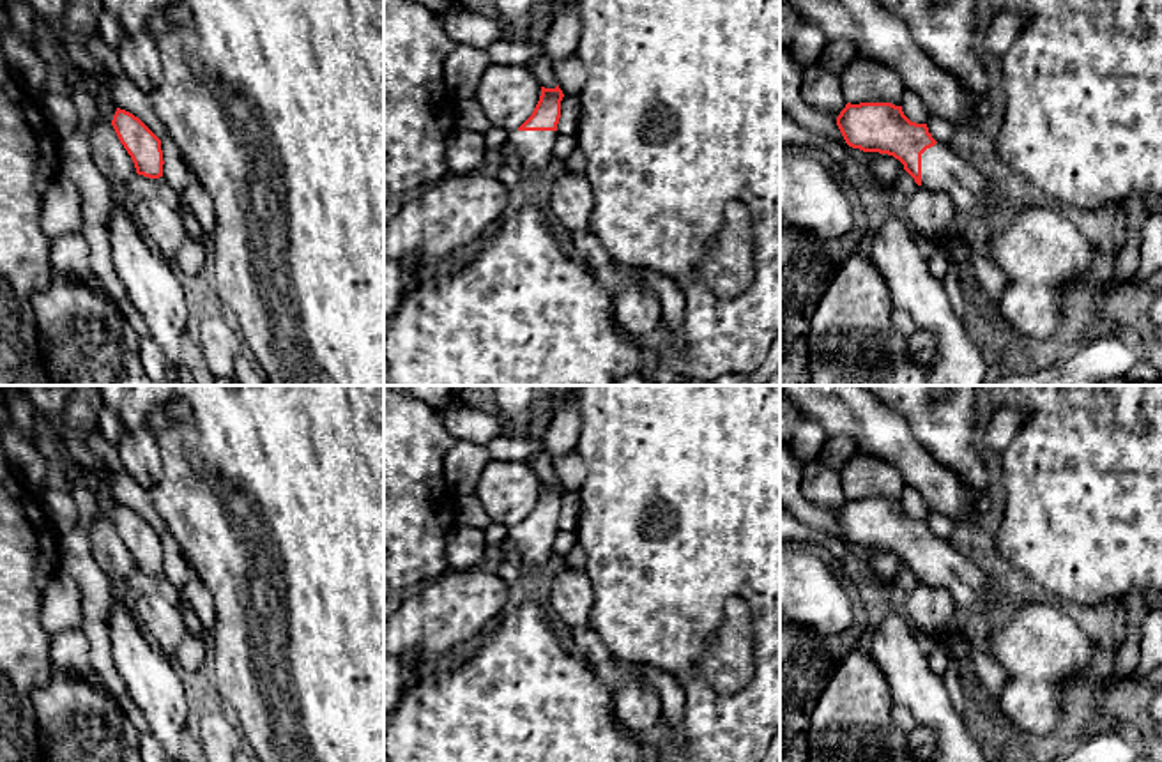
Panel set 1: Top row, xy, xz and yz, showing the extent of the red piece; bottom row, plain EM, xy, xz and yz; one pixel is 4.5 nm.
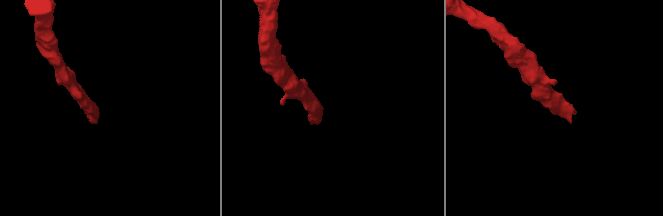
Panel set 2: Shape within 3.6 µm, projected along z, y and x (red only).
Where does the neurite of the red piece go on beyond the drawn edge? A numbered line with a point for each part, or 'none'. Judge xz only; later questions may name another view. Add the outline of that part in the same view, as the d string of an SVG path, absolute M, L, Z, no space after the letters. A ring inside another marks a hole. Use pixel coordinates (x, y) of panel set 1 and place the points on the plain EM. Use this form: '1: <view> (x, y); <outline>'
1: xz (535, 543); M511 527L508 537L513 539L515 550L524 557L527 566L545 568L548 573L557 564L552 545L559 534L557 527Z

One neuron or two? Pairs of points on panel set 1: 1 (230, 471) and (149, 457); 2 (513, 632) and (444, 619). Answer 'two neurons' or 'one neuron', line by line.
1: two neurons
2: two neurons

